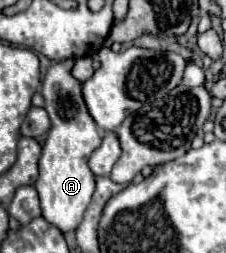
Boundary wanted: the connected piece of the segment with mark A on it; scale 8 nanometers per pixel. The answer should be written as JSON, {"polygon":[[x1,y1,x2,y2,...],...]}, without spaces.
{"polygon":[[66,60,50,66,42,80,42,96,46,100,44,108,52,120,52,128,42,146,40,176,34,184,40,196,42,216,60,232,72,232,82,222,94,194,94,174,88,168,88,158,102,142,100,132,82,100,82,86,70,76,72,64,74,60]]}

